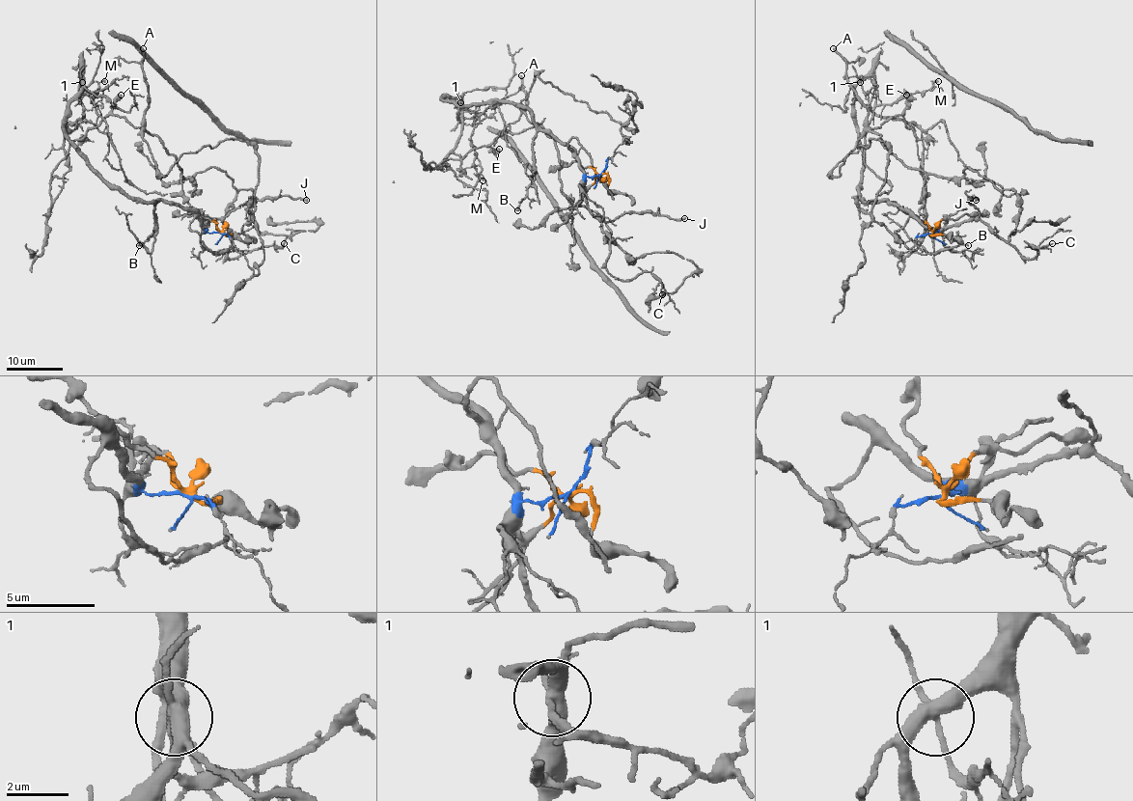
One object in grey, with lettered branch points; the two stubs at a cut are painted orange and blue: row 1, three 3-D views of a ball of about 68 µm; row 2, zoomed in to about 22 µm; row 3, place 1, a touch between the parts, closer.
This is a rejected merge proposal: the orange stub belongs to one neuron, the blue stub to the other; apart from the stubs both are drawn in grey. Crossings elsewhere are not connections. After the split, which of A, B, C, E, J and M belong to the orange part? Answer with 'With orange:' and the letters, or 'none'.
With orange: A, E

